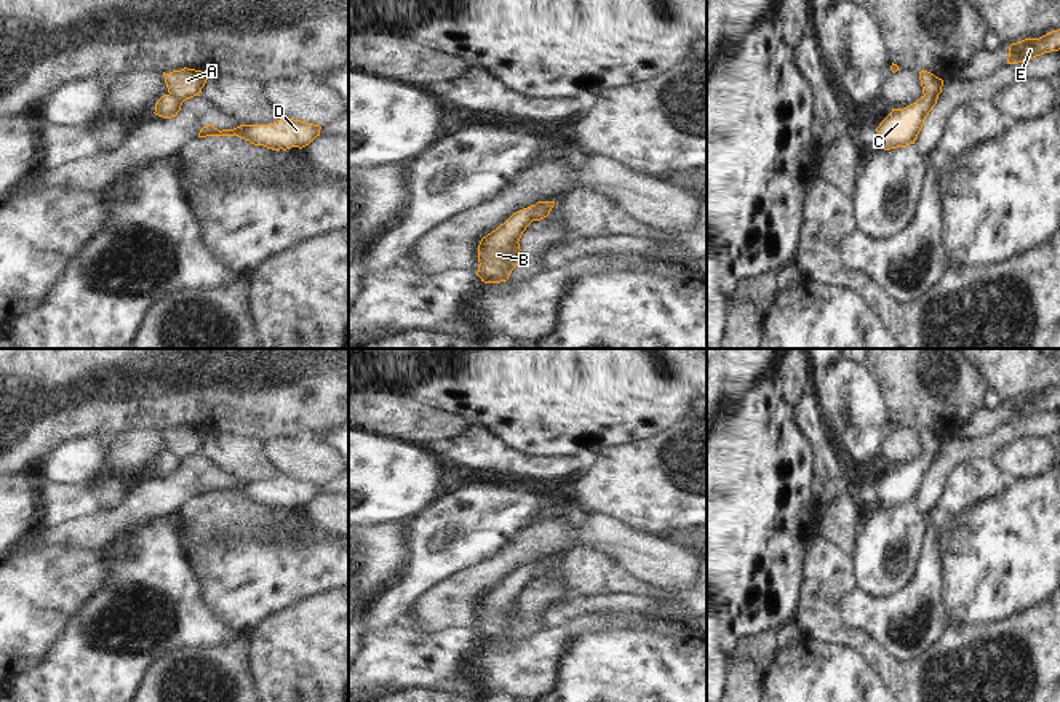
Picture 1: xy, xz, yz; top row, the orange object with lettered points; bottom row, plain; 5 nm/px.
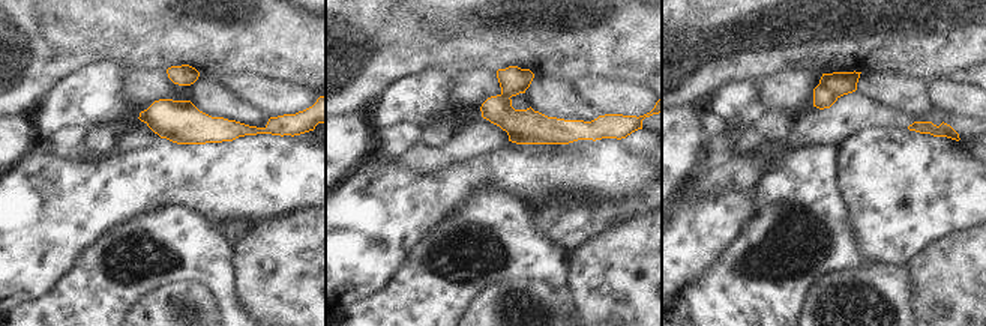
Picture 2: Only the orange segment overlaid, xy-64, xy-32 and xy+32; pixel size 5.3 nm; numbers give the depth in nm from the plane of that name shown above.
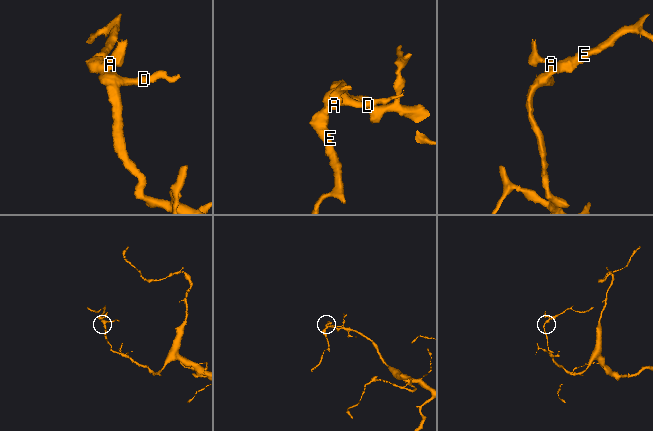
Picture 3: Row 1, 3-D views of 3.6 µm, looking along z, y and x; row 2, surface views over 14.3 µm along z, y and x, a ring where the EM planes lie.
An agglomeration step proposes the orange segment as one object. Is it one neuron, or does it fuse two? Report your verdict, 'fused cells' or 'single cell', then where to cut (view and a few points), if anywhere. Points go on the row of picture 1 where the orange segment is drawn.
fused cells; cut in xz along (534, 205), (531, 219)

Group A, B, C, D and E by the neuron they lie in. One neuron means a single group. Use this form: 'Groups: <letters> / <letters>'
Groups: A / B C D E

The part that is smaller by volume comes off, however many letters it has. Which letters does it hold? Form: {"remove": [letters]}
{"remove": ["A"]}

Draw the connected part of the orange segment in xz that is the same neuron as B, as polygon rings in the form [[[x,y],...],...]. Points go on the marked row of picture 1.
[[[534,205],[513,213],[496,230],[481,238],[478,245],[478,272],[484,283],[507,281],[520,262],[520,238],[532,222]]]

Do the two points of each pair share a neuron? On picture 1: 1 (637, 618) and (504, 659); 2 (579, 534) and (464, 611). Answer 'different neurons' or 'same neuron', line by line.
1: same neuron
2: same neuron

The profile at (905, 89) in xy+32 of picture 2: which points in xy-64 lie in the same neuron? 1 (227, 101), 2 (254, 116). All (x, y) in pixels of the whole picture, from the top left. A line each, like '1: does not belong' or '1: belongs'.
1: belongs
2: belongs

